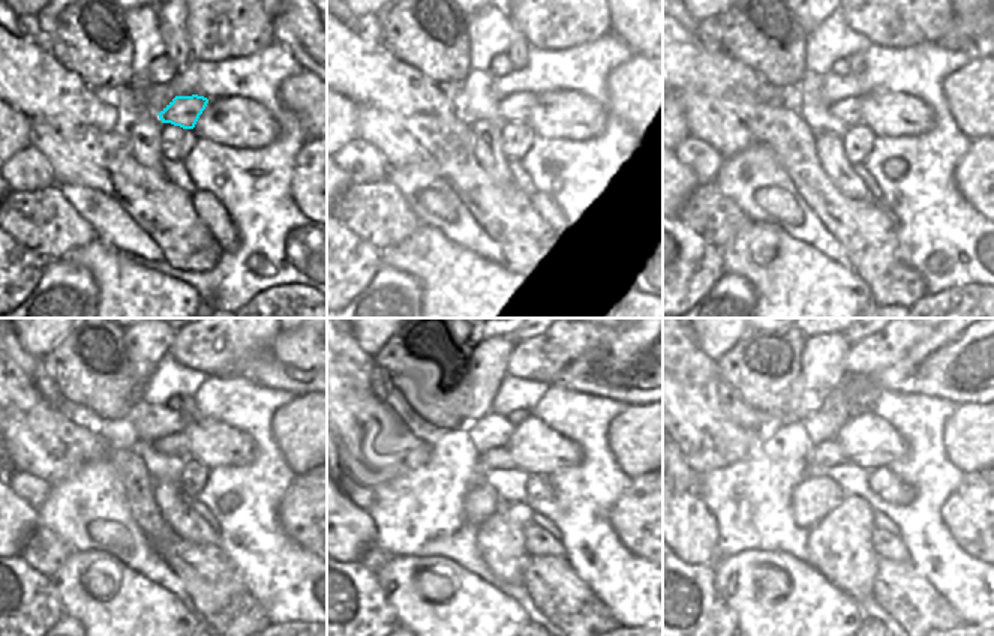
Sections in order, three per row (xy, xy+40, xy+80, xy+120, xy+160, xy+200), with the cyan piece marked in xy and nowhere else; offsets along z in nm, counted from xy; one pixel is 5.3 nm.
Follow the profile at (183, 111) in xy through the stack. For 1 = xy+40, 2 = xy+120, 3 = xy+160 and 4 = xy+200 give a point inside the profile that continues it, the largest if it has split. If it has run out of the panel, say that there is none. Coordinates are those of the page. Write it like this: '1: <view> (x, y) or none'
1: xy+40 (514, 108)
2: xy+120 (173, 444)
3: xy+160 (499, 458)
4: xy+200 (829, 453)

